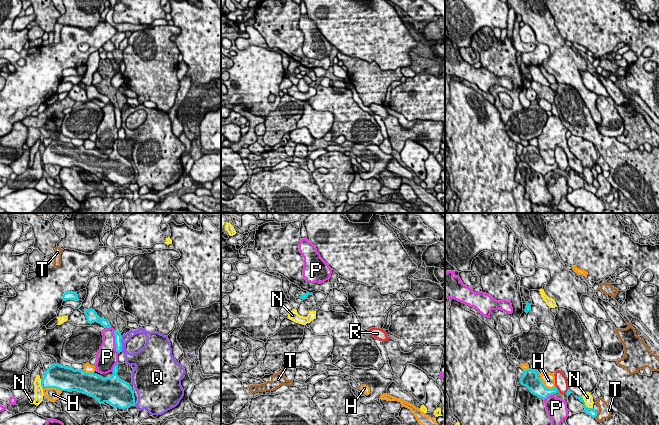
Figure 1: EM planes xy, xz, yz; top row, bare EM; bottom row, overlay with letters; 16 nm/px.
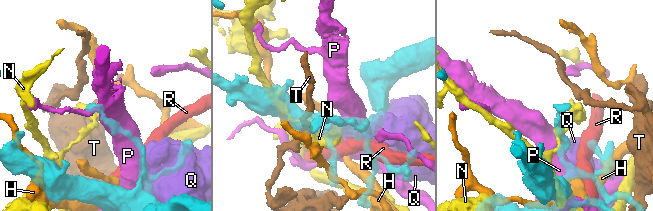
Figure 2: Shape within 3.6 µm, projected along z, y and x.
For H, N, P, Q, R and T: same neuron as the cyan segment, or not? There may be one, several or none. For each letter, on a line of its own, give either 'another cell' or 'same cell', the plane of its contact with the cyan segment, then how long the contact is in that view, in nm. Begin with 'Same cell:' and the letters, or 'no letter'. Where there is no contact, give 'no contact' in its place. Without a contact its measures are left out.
Same cell: no letter
H: another cell; meets cyan in yz; contact 300 nm long
N: another cell; meets cyan in yz; contact 260 nm long
P: another cell; meets cyan in xy; contact 400 nm long
Q: another cell; meets cyan in xy; contact 240 nm long
R: another cell; meets cyan in yz; contact 140 nm long
T: another cell; meets cyan in yz; contact 100 nm long

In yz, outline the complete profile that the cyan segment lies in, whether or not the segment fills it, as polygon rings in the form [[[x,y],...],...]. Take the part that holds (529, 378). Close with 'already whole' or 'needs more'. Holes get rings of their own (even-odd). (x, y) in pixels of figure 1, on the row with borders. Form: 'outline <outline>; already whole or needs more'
outline [[[531,369],[523,371],[522,378],[520,379],[521,385],[526,386],[532,394],[542,398],[543,400],[549,395],[559,393],[556,386],[553,389],[546,388],[541,379],[537,377],[538,374],[538,371]]]; already whole

